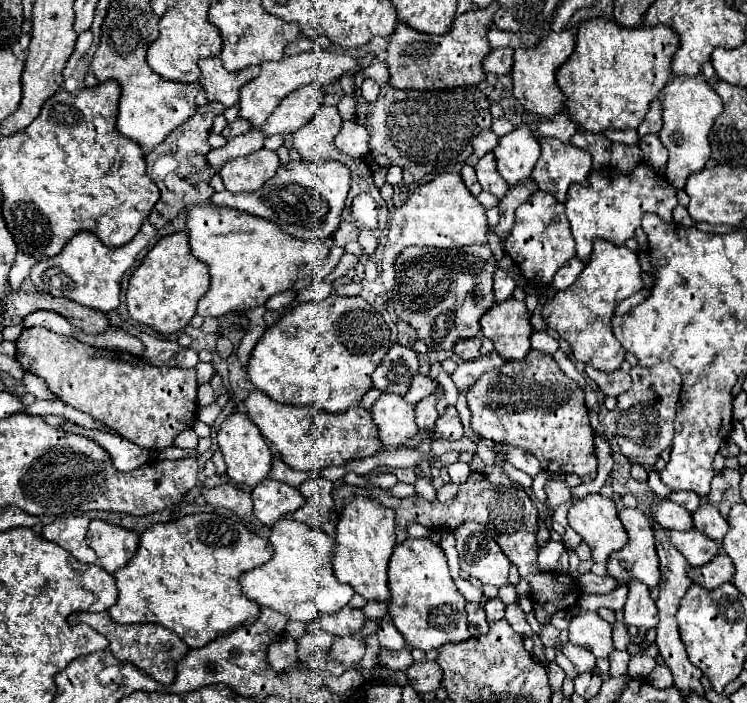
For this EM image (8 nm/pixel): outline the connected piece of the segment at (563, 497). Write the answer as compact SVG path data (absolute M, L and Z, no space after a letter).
M550 480L550 482L544 486L544 490L546 490L546 496L548 496L548 500L550 500L550 514L552 514L558 506L562 506L562 504L566 504L566 502L570 500L570 488L566 486L566 482Z

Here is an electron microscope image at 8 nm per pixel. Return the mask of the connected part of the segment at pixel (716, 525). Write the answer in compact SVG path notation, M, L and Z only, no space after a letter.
M702 504L692 514L692 520L694 520L694 528L698 532L702 532L704 536L710 536L714 542L720 542L726 534L726 528L728 528L726 518L722 518L718 508L712 504Z

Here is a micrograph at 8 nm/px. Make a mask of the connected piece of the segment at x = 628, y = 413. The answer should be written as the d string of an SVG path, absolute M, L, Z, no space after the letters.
M656 364L652 368L634 366L630 370L632 388L618 396L616 410L608 412L602 420L606 432L618 442L620 452L634 464L642 464L648 472L654 470L660 452L672 444L676 404L682 390L682 374L672 364Z

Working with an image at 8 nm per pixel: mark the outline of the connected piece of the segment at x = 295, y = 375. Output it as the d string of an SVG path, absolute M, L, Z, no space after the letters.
M328 296L322 302L298 304L270 326L250 354L250 382L283 404L316 404L326 412L346 412L350 406L360 406L362 396L372 388L372 372L378 368L390 348L390 328L384 318L360 296Z

